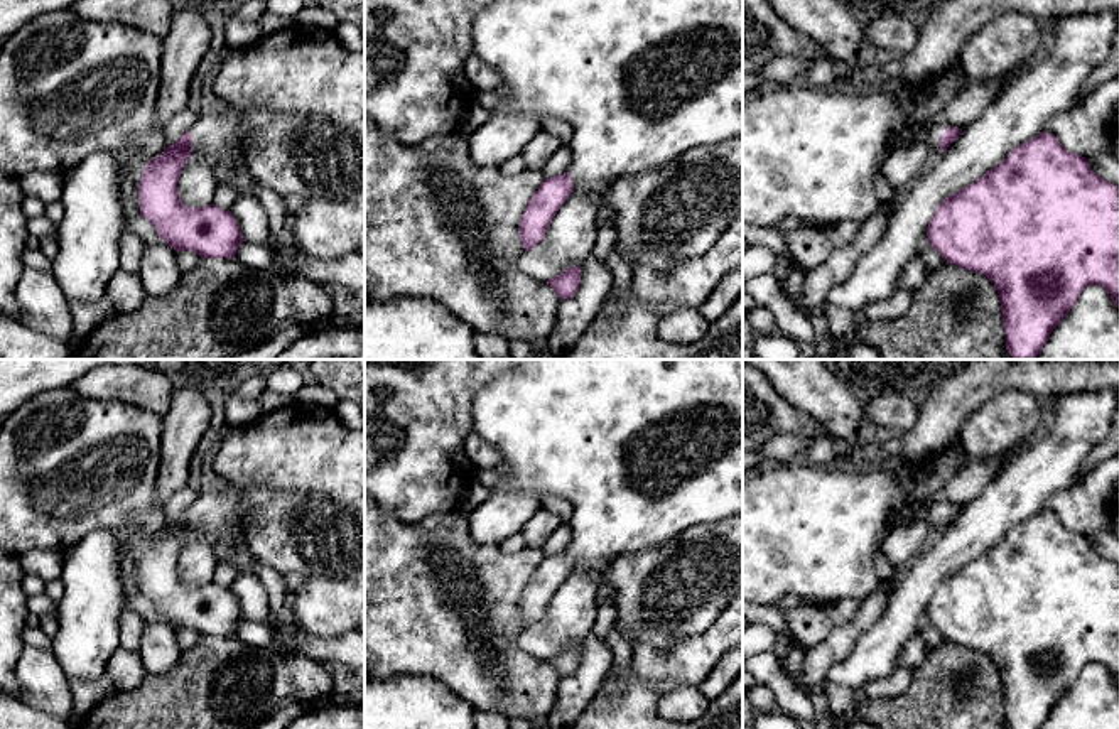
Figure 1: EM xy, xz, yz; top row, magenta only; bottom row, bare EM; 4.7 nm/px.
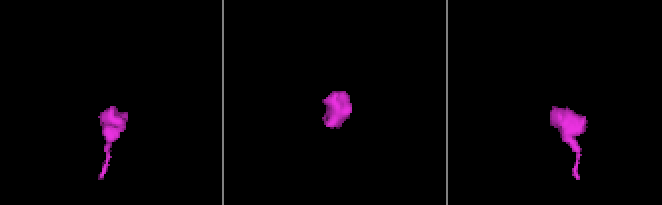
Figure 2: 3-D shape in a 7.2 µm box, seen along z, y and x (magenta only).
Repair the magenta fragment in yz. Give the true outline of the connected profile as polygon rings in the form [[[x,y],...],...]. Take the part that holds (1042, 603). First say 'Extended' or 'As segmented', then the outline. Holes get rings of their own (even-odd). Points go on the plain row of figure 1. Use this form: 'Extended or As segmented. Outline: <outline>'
As segmented. Outline: [[[1053,511],[1018,523],[976,560],[945,575],[927,614],[950,643],[984,651],[999,672],[1006,729],[1041,729],[1089,663],[1100,663],[1119,687],[1119,564],[1099,555],[1082,533],[1068,530]]]

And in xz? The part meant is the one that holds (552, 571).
Extended. Outline: [[[525,359],[500,376],[491,378],[473,403],[473,432],[483,437],[501,456],[500,488],[518,491],[537,500],[559,496],[570,503],[572,542],[567,550],[543,557],[530,575],[520,597],[520,618],[525,629],[533,628],[545,614],[554,594],[576,565],[606,565],[633,552],[648,550],[680,537],[685,530],[707,521],[743,516],[743,359]]]

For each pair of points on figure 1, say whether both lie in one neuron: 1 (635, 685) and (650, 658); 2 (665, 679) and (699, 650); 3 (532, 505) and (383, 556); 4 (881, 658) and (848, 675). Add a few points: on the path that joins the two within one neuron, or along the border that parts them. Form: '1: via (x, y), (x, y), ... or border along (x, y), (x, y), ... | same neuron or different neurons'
1: border along (633, 648), (635, 672), (648, 684), (664, 691) | different neurons
2: via (674, 670), (691, 658) | same neuron
3: border along (466, 515), (470, 535), (478, 544), (498, 547) | different neurons
4: via (873, 658), (856, 670) | same neuron

